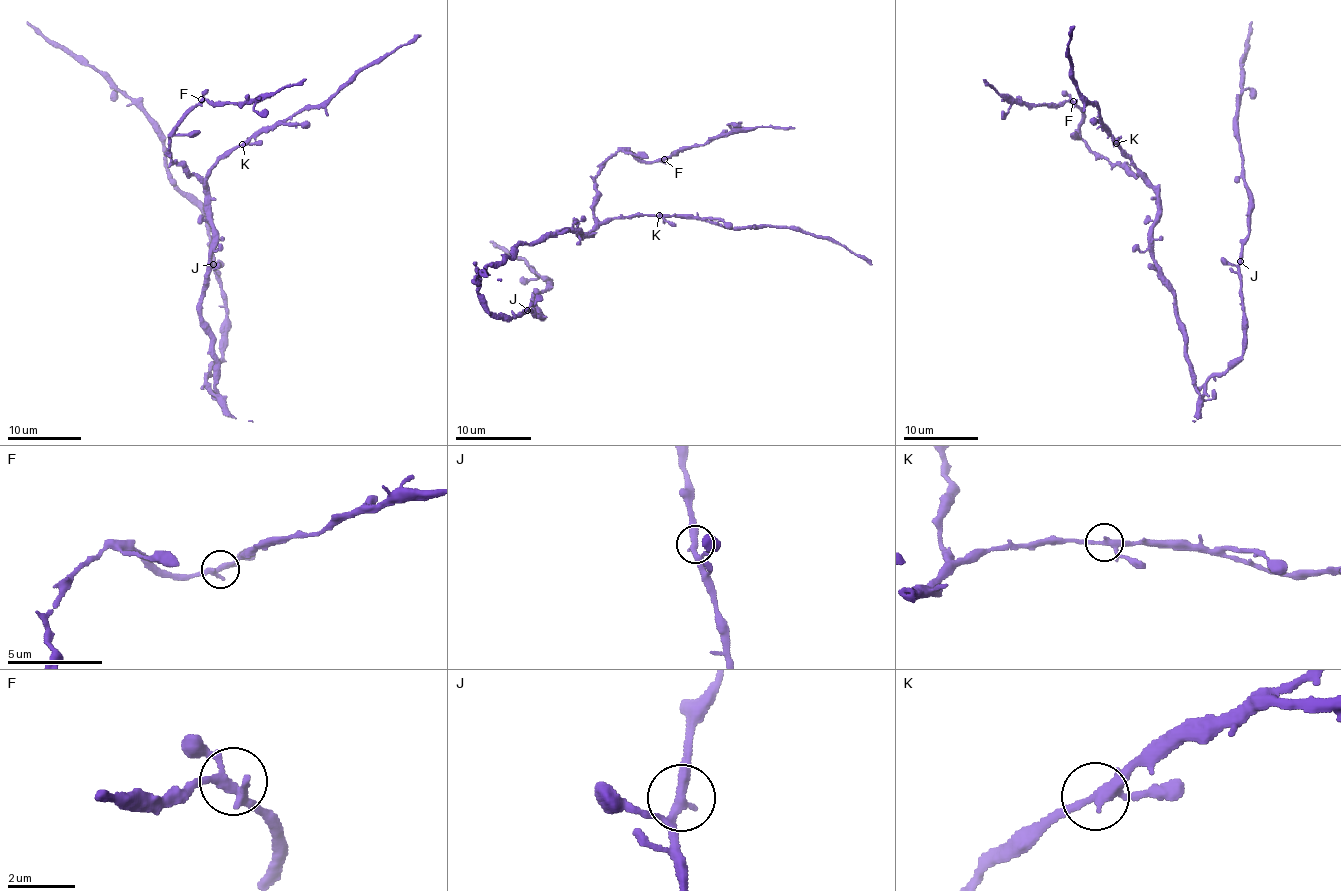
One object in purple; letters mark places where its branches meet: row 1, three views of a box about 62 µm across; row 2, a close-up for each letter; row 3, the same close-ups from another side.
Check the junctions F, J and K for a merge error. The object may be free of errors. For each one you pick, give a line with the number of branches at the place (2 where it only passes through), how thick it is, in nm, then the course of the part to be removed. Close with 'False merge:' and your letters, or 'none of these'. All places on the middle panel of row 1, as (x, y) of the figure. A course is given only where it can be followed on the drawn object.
False merge: none of these

